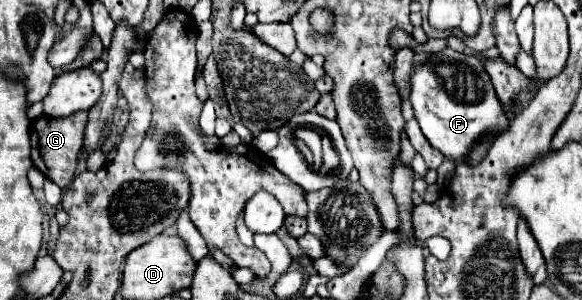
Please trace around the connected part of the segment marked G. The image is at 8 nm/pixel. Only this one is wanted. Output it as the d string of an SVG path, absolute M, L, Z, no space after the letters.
M75 113L63 119L51 119L47 115L39 117L31 125L31 159L33 165L53 183L57 183L61 189L67 189L69 183L75 177L77 169L77 153L81 151L83 145L83 129L87 123L87 113Z

